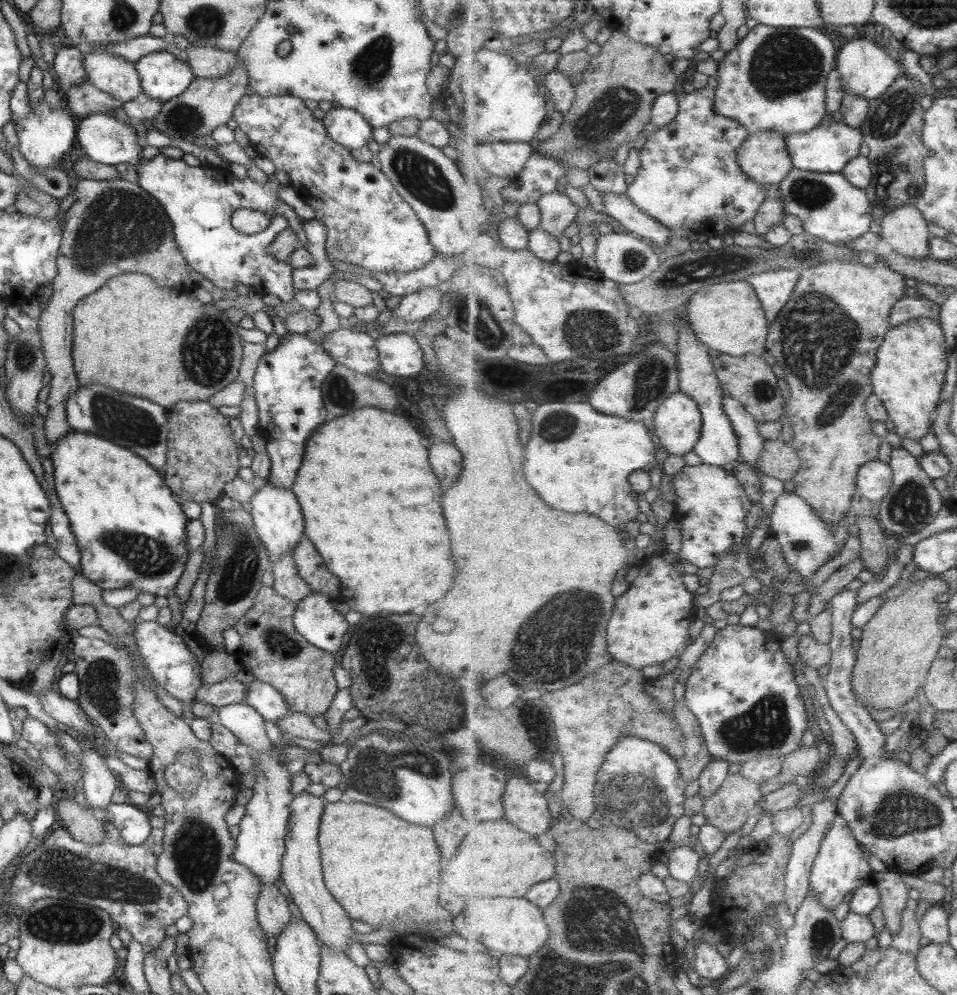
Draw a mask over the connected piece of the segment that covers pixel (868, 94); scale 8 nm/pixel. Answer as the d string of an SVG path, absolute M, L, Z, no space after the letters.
M871 38L853 40L847 46L841 46L841 52L838 52L837 58L837 71L842 75L846 93L864 96L869 101L885 94L896 80L904 75L901 64L895 62L885 49L879 48Z

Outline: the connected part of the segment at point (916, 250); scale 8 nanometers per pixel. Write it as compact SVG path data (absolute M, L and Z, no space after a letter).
M914 204L901 206L882 218L880 235L893 250L903 256L925 260L930 256L927 219Z

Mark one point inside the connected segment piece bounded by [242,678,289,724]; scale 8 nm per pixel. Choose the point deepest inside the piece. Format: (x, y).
(262, 697)

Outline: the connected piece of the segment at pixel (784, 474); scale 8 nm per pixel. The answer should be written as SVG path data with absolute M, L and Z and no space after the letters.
M782 440L767 441L759 458L759 469L773 478L792 481L802 468L799 452Z

